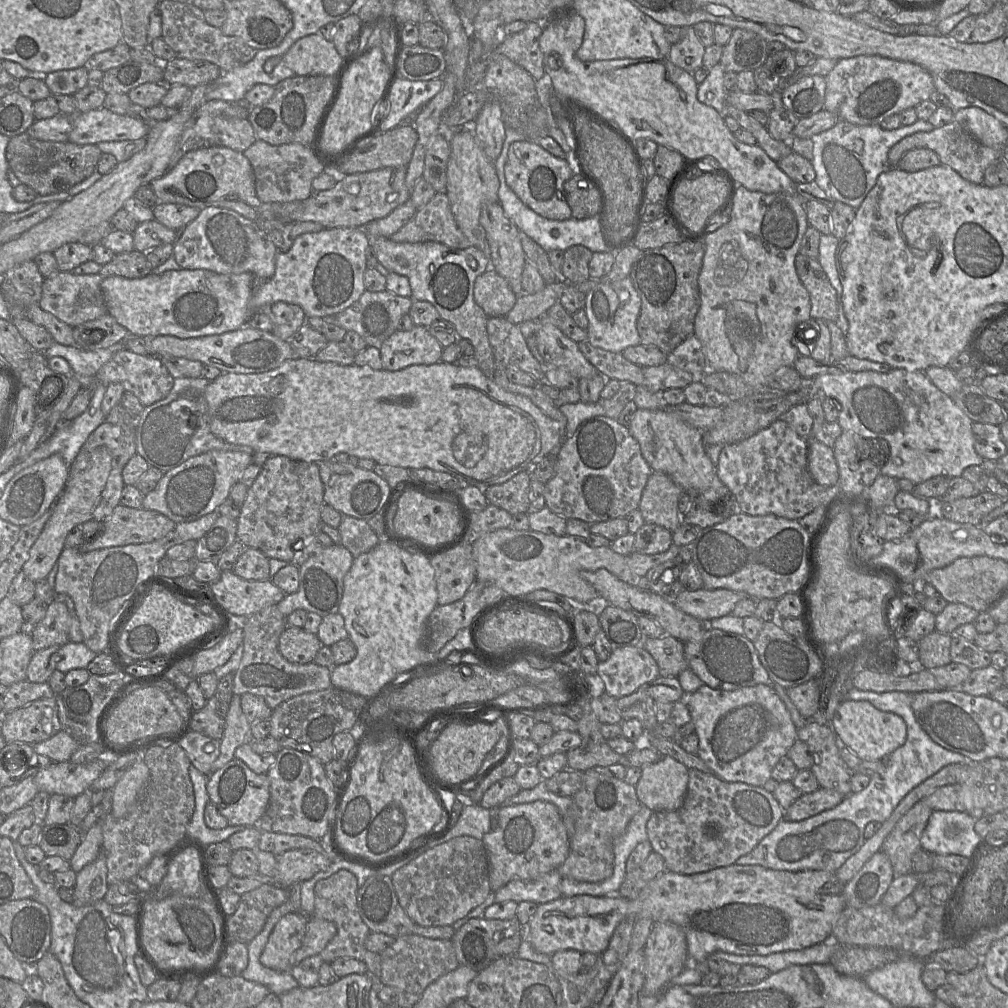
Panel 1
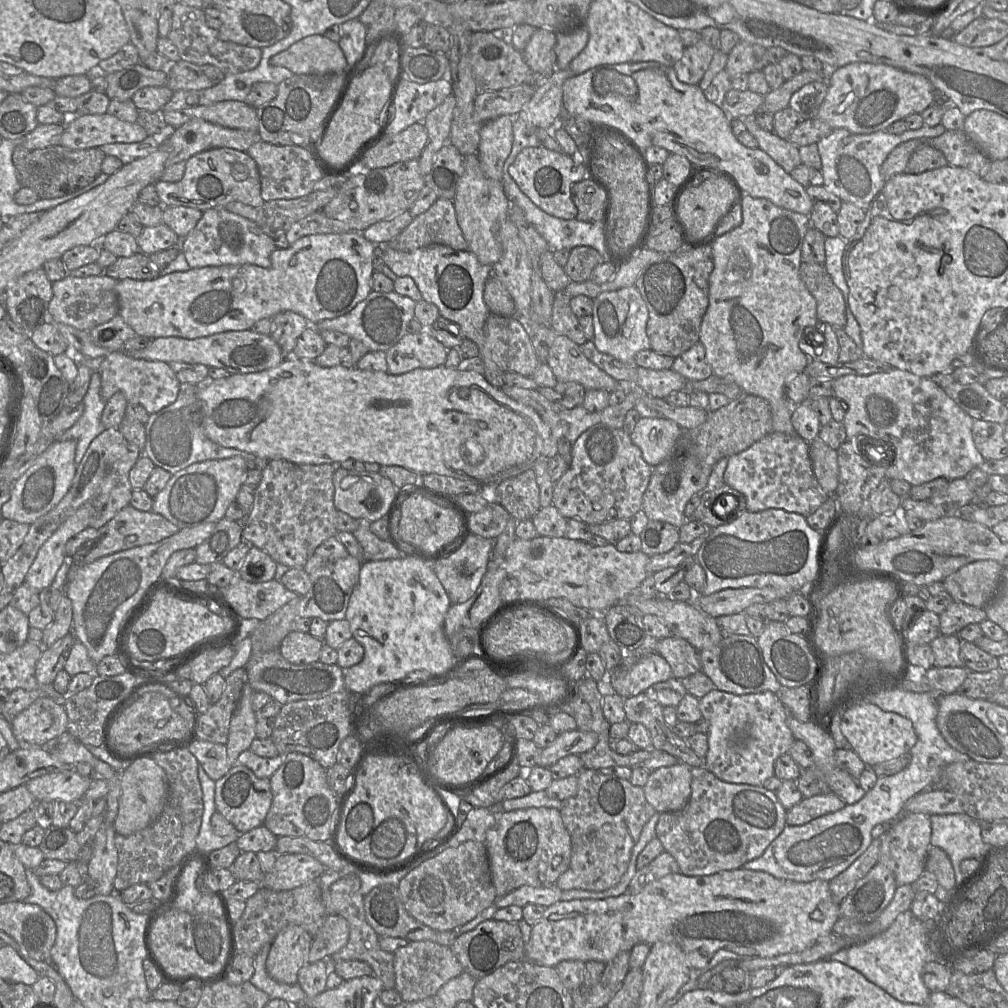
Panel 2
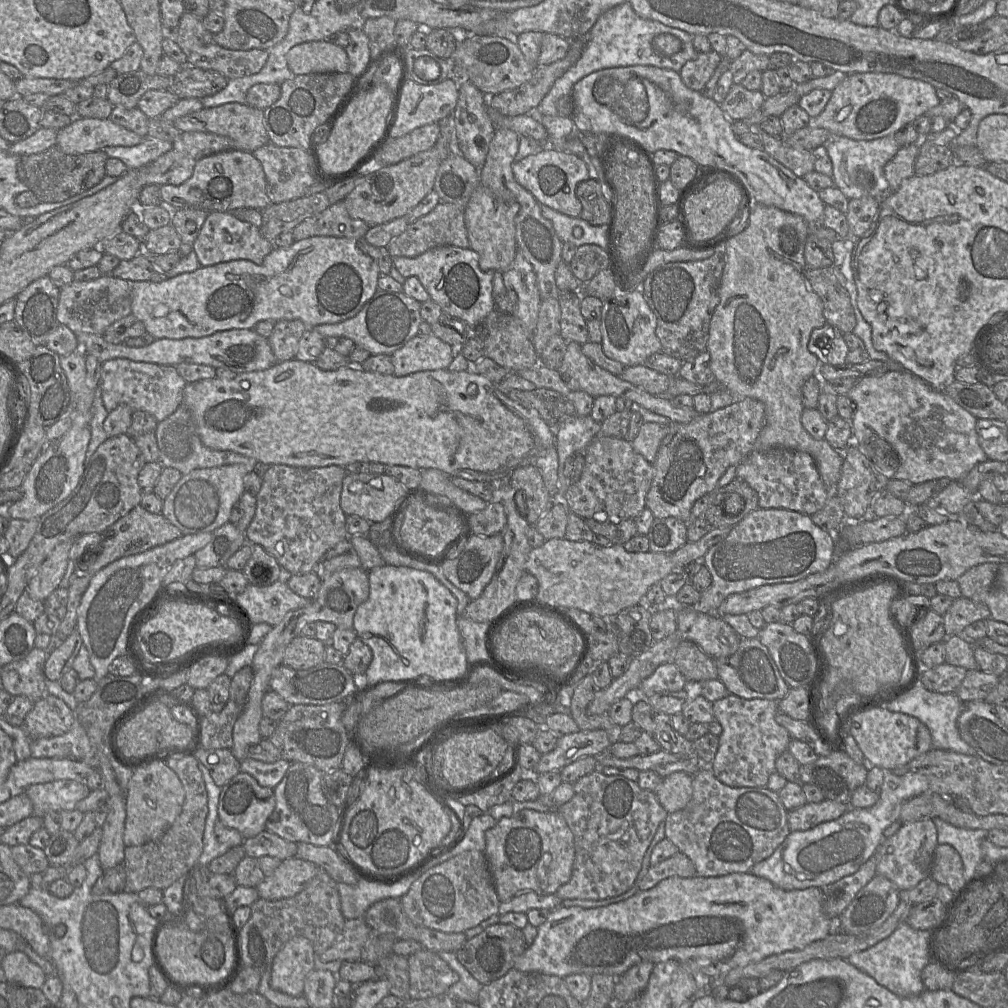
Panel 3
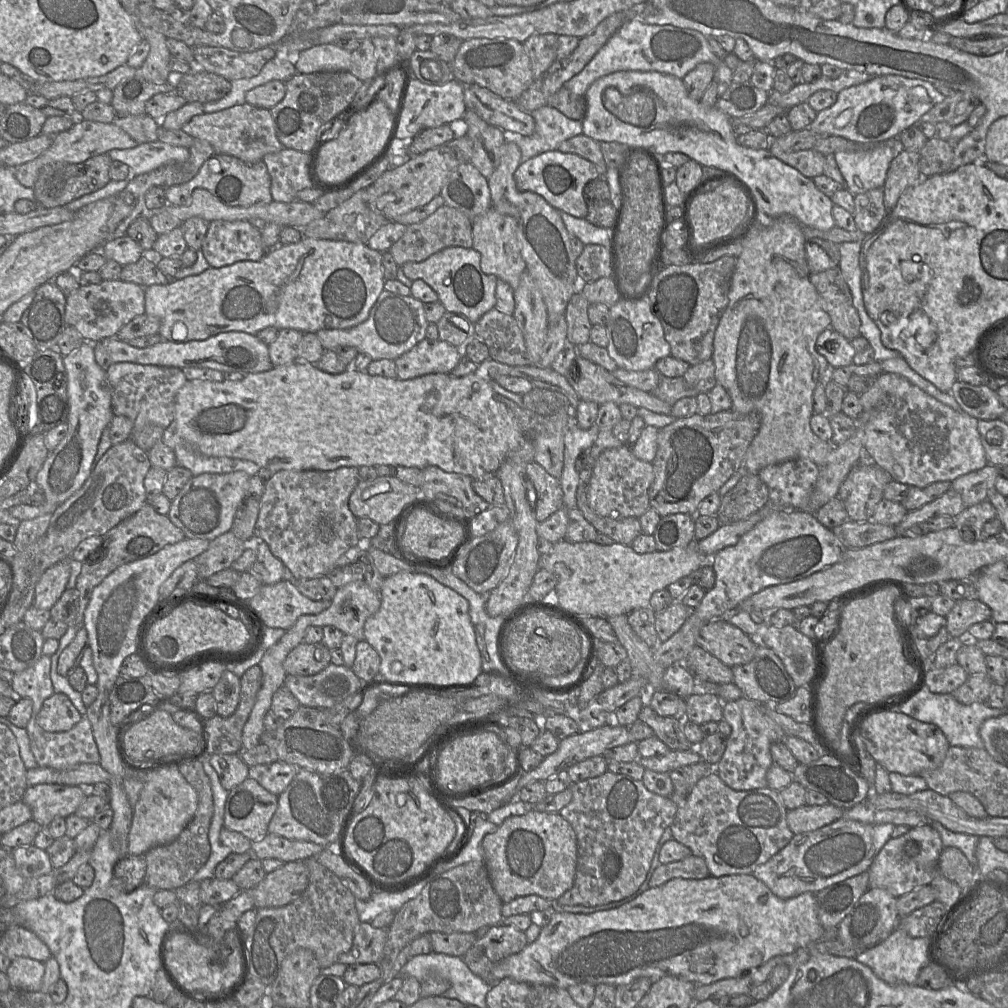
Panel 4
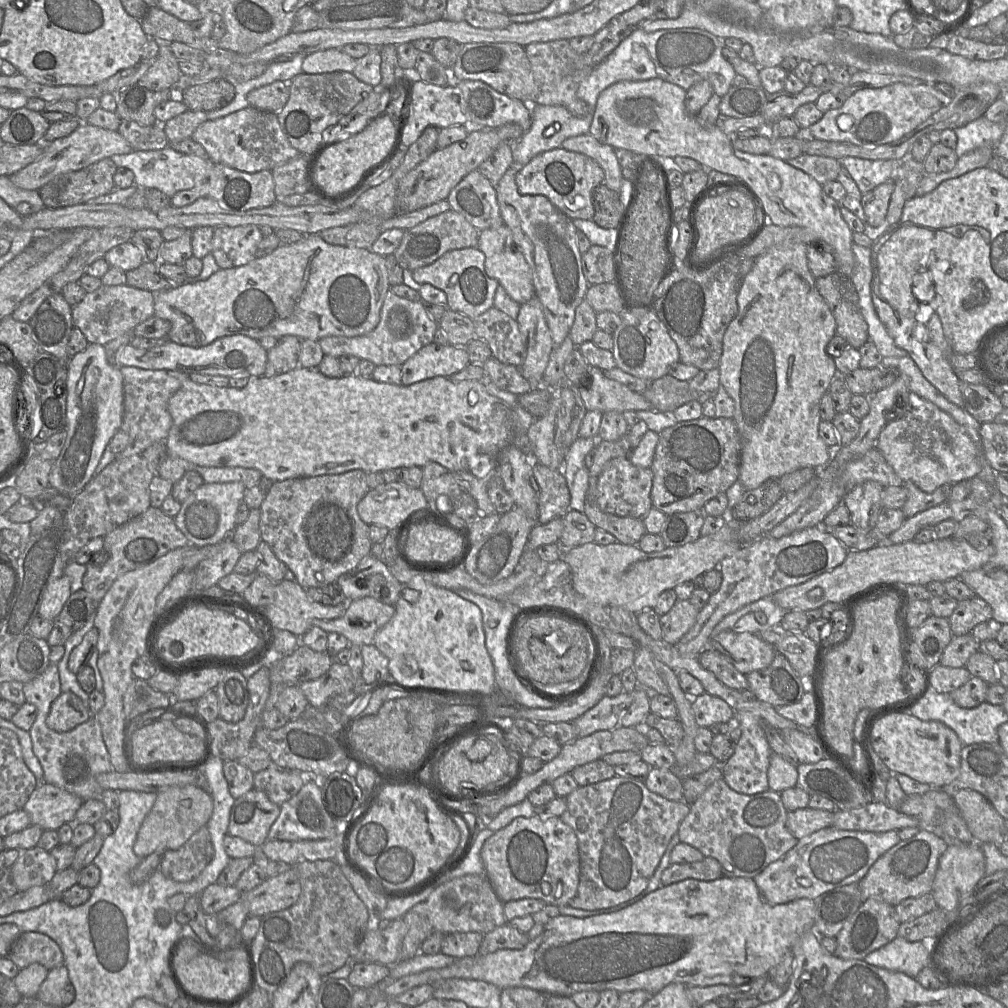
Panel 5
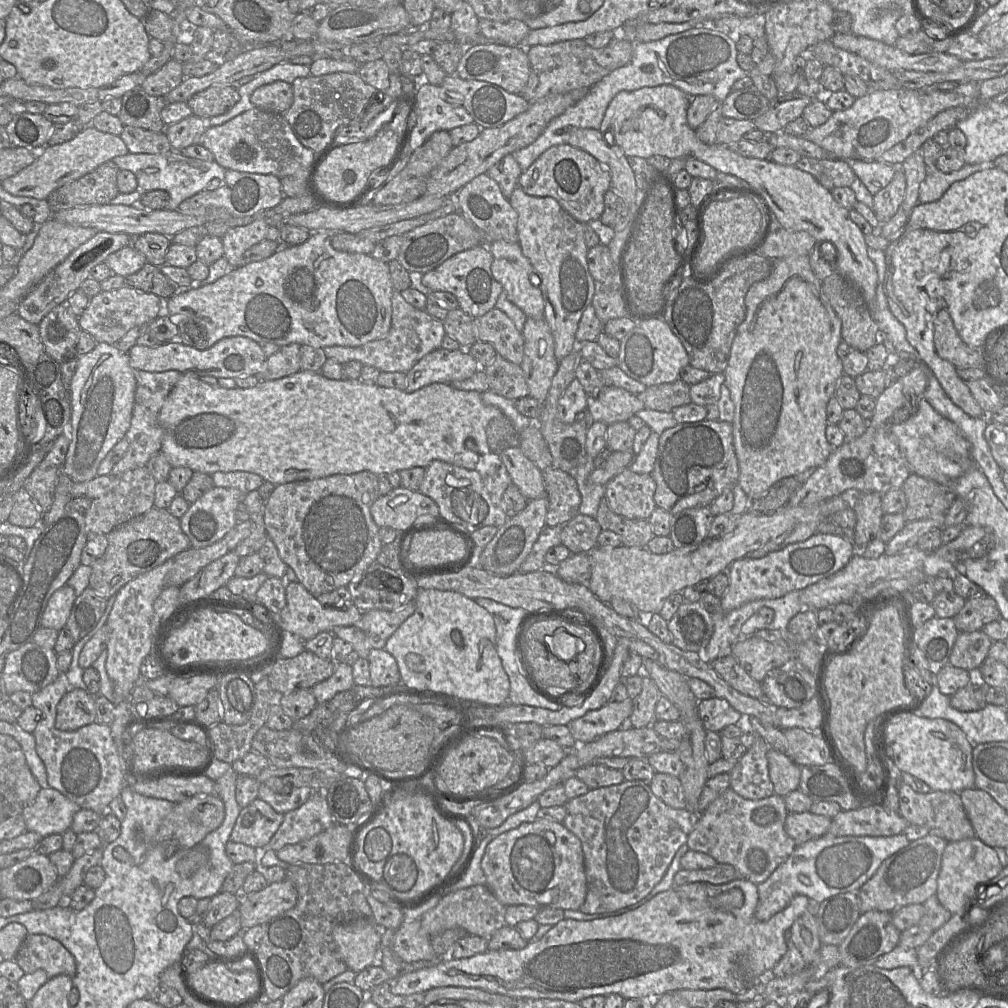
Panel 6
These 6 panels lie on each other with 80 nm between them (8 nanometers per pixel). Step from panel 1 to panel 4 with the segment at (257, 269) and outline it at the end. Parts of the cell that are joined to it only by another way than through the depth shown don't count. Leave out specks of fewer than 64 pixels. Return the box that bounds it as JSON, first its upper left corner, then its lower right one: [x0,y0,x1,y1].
[200,220,267,268]

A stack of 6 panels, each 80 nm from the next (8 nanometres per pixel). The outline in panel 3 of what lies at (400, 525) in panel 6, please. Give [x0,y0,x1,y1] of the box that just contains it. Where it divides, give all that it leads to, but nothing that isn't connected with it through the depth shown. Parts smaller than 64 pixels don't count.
[340,473,411,523]

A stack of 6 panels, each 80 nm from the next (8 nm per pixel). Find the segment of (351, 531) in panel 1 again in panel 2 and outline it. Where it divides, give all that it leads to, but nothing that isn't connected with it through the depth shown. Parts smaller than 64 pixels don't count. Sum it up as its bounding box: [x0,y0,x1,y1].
[353,520,401,560]

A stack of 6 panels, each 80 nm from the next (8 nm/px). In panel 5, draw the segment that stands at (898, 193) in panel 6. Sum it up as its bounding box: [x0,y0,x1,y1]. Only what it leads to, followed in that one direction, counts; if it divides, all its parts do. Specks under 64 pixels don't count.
[860,180,894,228]

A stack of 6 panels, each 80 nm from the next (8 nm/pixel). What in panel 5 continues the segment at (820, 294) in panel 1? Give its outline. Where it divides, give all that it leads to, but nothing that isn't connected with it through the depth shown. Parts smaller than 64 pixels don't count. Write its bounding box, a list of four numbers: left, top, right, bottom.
[815,271,869,349]

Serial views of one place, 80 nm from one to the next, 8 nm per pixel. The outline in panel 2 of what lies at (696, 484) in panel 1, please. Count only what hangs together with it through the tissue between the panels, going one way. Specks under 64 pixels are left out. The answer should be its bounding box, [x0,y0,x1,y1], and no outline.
[630,417,684,467]

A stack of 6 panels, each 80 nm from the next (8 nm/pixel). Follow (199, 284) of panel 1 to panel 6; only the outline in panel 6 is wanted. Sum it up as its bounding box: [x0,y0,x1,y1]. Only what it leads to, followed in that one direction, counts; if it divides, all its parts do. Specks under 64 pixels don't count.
[162,230,394,350]

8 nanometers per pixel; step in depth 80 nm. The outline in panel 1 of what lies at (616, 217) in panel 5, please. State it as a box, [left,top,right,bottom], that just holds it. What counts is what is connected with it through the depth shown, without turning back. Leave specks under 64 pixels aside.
[564,174,602,220]

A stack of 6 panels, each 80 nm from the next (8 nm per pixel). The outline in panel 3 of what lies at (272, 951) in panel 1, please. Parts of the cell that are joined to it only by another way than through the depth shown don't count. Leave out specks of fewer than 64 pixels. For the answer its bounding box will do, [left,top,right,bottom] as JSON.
[271,937,316,997]

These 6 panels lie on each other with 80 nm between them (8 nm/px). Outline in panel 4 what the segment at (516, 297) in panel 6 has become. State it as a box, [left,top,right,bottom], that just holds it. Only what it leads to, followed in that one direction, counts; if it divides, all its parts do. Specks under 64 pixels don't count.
[472,208,526,290]

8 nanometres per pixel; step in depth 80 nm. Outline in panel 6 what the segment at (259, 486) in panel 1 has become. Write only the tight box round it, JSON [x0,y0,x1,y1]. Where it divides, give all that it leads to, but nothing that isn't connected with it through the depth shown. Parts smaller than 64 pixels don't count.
[263,471,383,596]

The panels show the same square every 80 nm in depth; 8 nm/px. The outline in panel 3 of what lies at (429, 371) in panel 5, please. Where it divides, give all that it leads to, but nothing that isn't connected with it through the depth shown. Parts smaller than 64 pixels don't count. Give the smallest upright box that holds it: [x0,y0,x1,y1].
[391,334,455,377]

